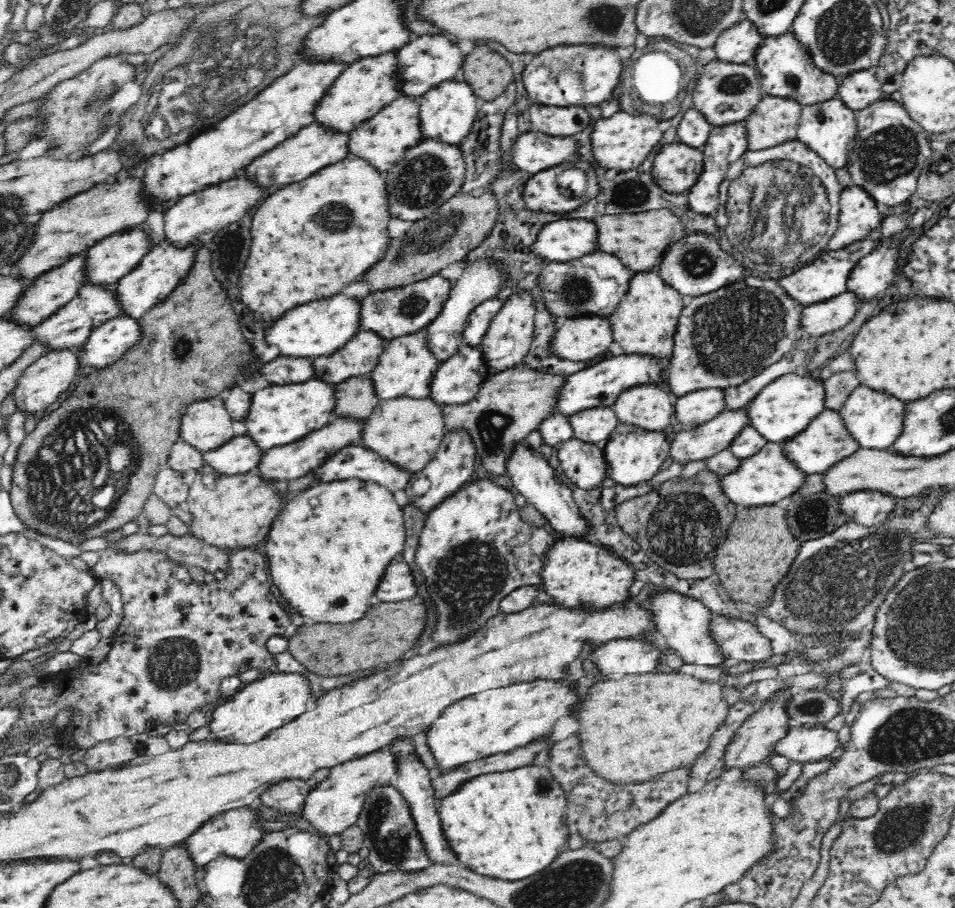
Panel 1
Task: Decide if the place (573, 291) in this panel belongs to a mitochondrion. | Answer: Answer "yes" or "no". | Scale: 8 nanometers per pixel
yes

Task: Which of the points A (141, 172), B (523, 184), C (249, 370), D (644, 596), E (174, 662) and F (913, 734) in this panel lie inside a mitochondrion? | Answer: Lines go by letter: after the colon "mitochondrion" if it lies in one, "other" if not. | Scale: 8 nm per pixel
A: other
B: other
C: other
D: other
E: mitochondrion
F: mitochondrion

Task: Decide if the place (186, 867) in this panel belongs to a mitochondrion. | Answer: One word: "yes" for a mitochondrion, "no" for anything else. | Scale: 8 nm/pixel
no

